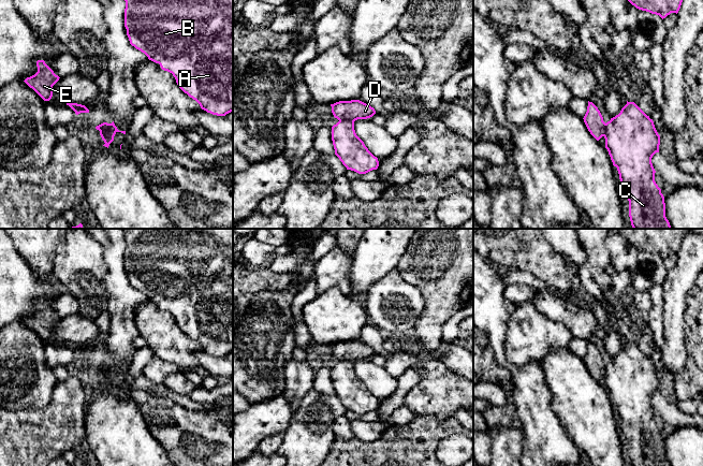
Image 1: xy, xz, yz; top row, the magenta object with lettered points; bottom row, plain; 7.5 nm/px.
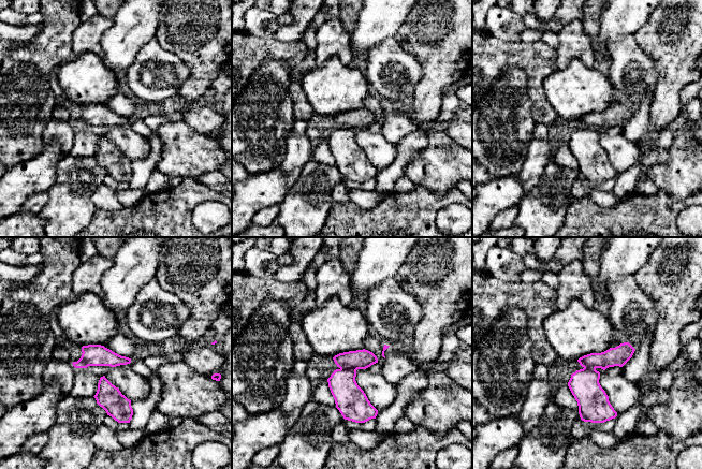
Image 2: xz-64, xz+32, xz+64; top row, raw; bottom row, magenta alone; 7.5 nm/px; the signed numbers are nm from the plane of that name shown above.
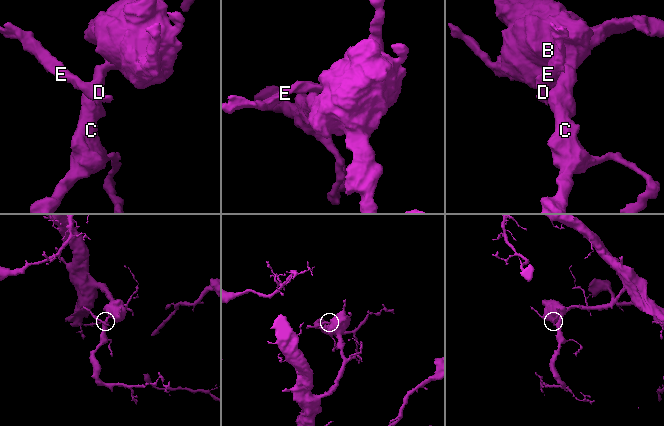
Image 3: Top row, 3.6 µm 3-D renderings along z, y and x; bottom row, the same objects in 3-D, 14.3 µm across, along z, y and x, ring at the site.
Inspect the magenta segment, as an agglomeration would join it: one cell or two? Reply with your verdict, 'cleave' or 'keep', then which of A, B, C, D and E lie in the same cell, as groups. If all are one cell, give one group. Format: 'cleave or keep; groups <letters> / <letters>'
cleave; groups A B C / D E

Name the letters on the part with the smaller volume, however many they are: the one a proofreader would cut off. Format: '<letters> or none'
D, E

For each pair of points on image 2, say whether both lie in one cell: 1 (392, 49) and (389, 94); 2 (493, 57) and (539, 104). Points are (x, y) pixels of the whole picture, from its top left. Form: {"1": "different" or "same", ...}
{"1": "same", "2": "same"}

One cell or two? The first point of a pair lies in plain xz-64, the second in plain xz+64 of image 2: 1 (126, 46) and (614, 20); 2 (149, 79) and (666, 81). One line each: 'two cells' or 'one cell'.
1: one cell
2: two cells

